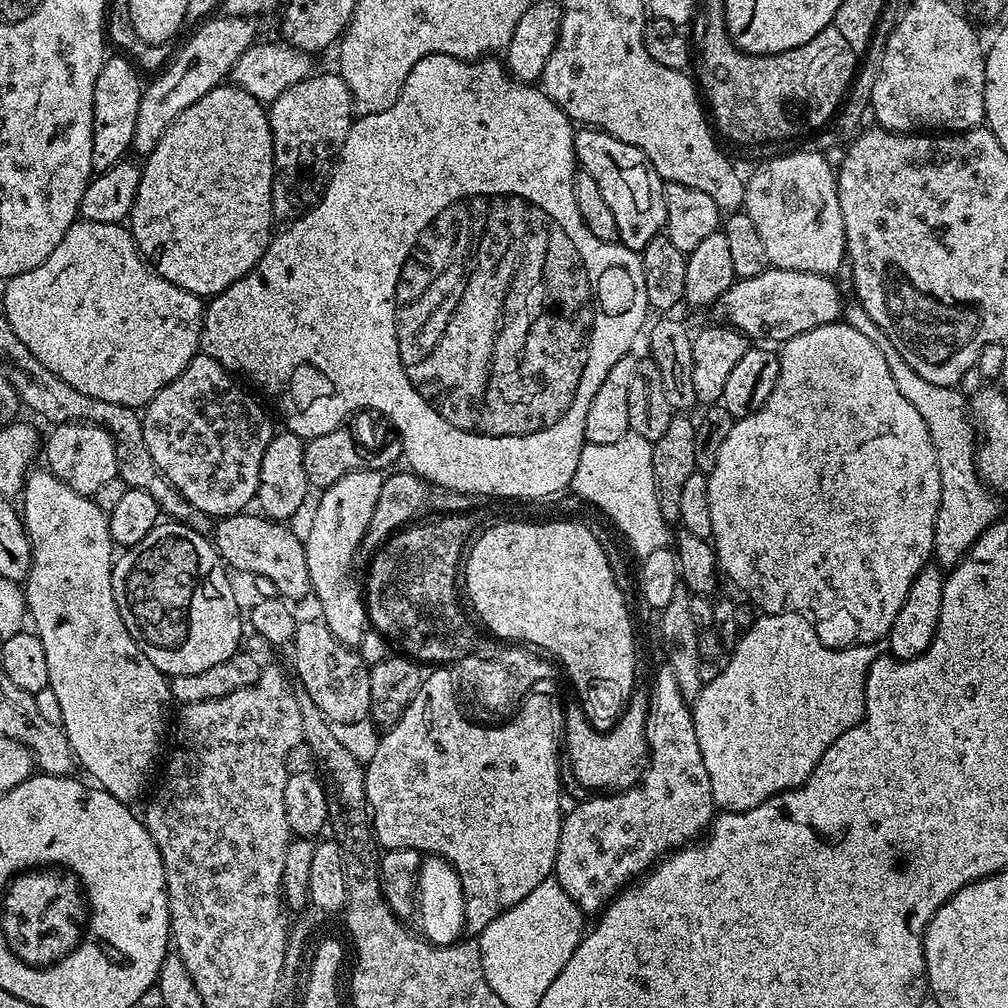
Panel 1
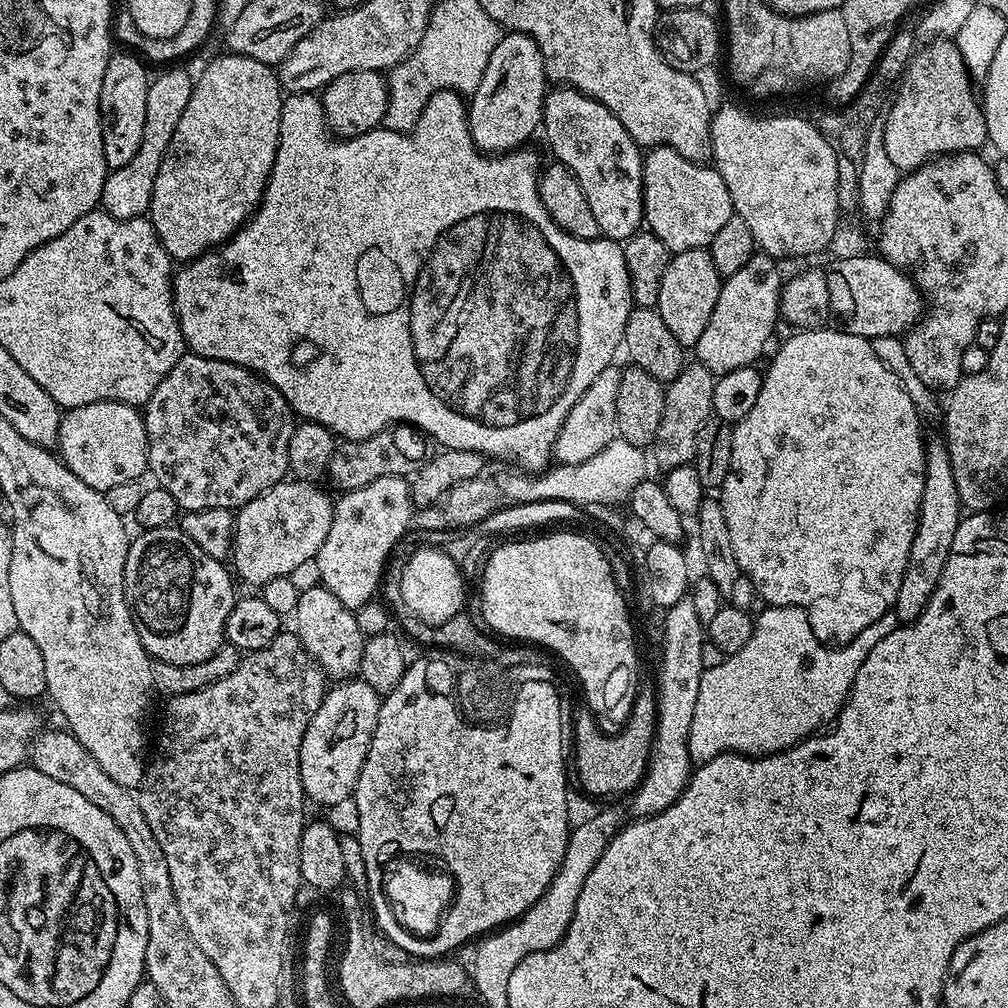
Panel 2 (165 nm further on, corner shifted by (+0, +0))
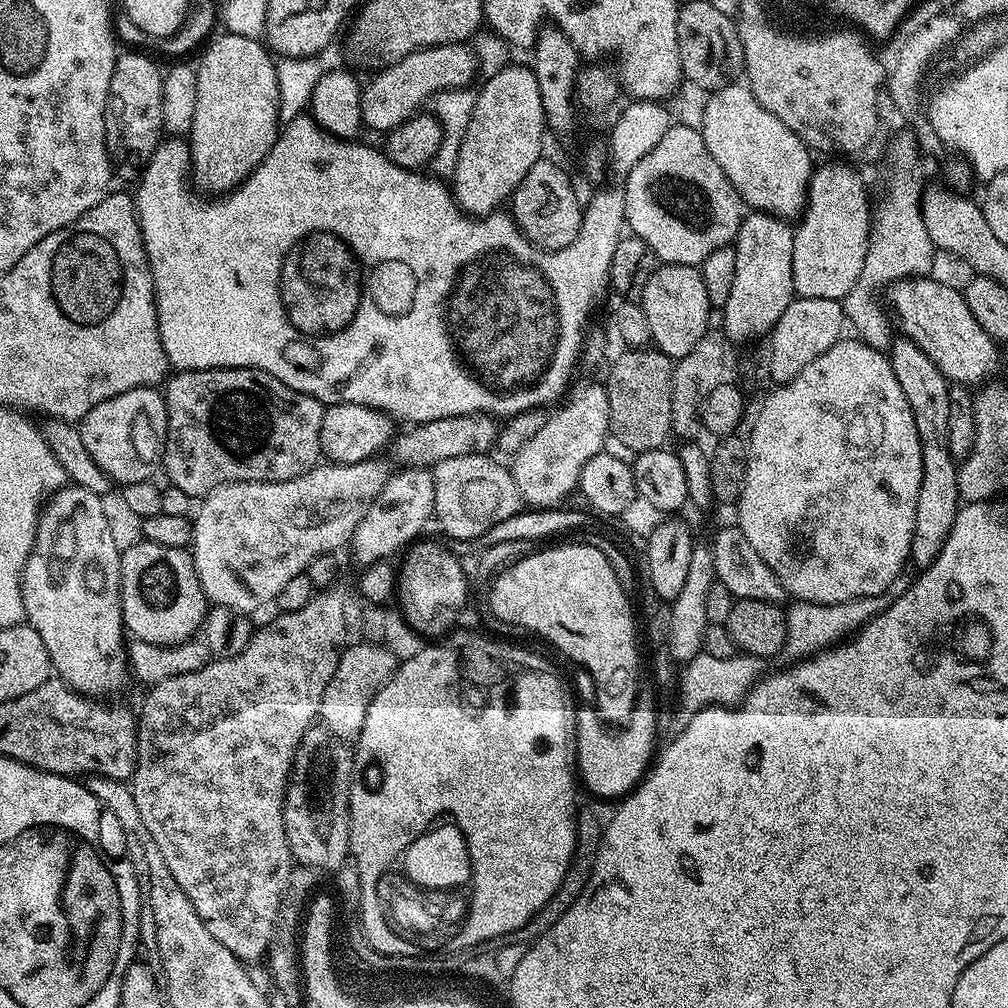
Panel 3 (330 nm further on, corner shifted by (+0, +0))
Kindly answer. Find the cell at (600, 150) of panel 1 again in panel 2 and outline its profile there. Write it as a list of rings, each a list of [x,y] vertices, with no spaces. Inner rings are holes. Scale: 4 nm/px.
[[[556,86],[544,97],[542,136],[543,132],[556,155],[553,157],[569,168],[574,178],[578,178],[578,186],[582,186],[582,194],[586,194],[586,202],[590,202],[590,211],[598,222],[601,237],[623,242],[641,231],[644,224],[644,157],[641,145],[630,138],[626,126],[622,126],[602,102],[582,94],[577,88]]]

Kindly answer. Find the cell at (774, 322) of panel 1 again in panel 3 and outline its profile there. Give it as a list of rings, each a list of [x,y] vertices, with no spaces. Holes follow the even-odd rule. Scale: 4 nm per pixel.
[[[932,278],[896,280],[888,285],[886,308],[894,317],[895,327],[899,331],[901,328],[904,331],[901,333],[913,340],[953,385],[979,385],[995,377],[992,375],[1000,364],[997,341],[992,340],[990,334],[982,330],[978,318],[970,314],[970,306],[966,306],[963,291],[959,287],[951,288],[940,280],[928,279]]]

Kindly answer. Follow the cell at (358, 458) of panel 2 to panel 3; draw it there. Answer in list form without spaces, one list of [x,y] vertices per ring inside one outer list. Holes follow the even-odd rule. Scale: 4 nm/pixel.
[[[480,412],[462,414],[450,418],[438,418],[425,424],[412,424],[405,432],[397,431],[390,445],[391,459],[397,460],[400,468],[426,468],[462,455],[482,455],[491,453],[496,445],[496,436],[501,425],[497,417],[483,416]]]

